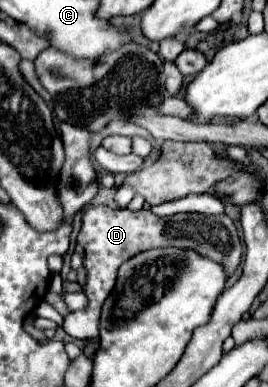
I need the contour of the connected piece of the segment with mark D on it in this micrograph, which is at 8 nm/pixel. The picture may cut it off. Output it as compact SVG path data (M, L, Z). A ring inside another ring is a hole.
M92 206L82 214L82 228L78 232L78 244L84 248L84 268L86 268L84 294L88 296L88 306L82 312L70 312L64 318L62 328L72 338L82 338L82 340L90 340L98 336L100 308L116 284L116 272L120 264L124 264L132 256L144 250L164 248L164 246L192 248L194 252L200 252L200 256L208 256L210 260L216 260L224 268L226 276L234 274L234 270L240 264L240 256L242 256L242 244L238 238L238 230L226 214L220 214L220 216L204 216L204 214L156 216L144 208L138 212L132 212L128 208L112 210L108 206Z

